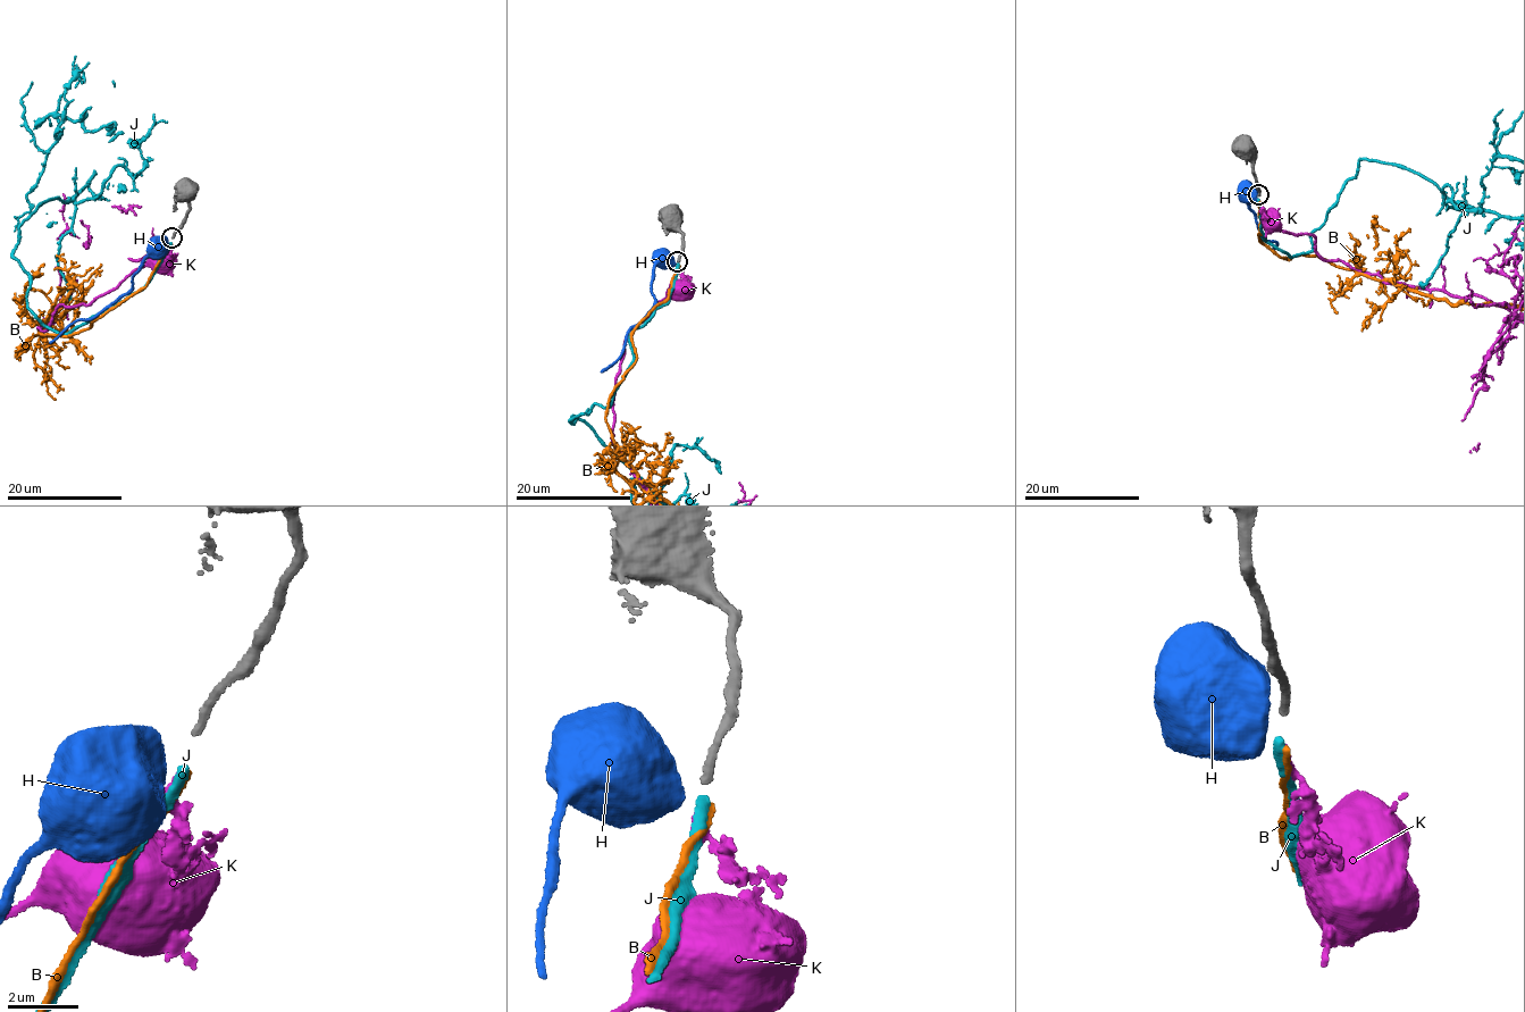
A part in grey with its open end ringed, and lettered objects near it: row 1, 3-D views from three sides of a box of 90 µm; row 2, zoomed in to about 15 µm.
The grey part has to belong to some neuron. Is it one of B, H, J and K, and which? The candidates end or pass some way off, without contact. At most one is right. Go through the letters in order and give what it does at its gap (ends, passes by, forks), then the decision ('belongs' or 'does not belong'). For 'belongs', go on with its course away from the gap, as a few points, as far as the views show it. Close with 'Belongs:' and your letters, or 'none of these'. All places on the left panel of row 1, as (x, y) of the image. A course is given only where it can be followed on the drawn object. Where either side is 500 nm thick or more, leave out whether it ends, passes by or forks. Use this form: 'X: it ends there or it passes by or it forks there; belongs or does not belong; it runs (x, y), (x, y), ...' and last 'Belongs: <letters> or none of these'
B: it ends there; does not belong
H: does not belong
J: it ends there; belongs
K: it ends there; does not belong
Belongs: J

